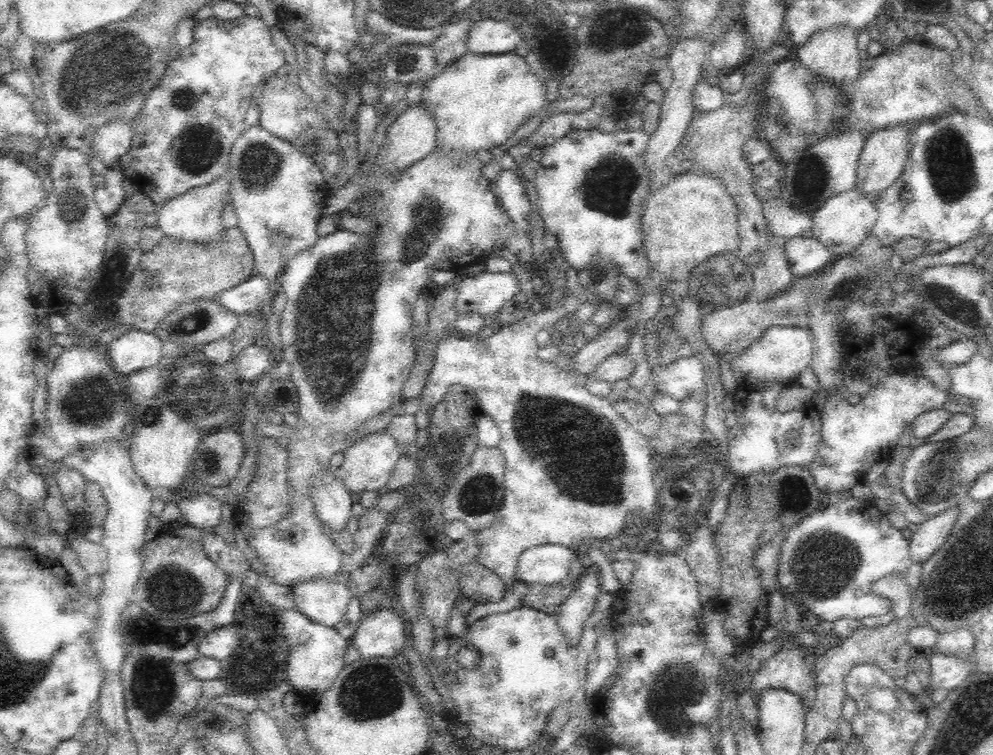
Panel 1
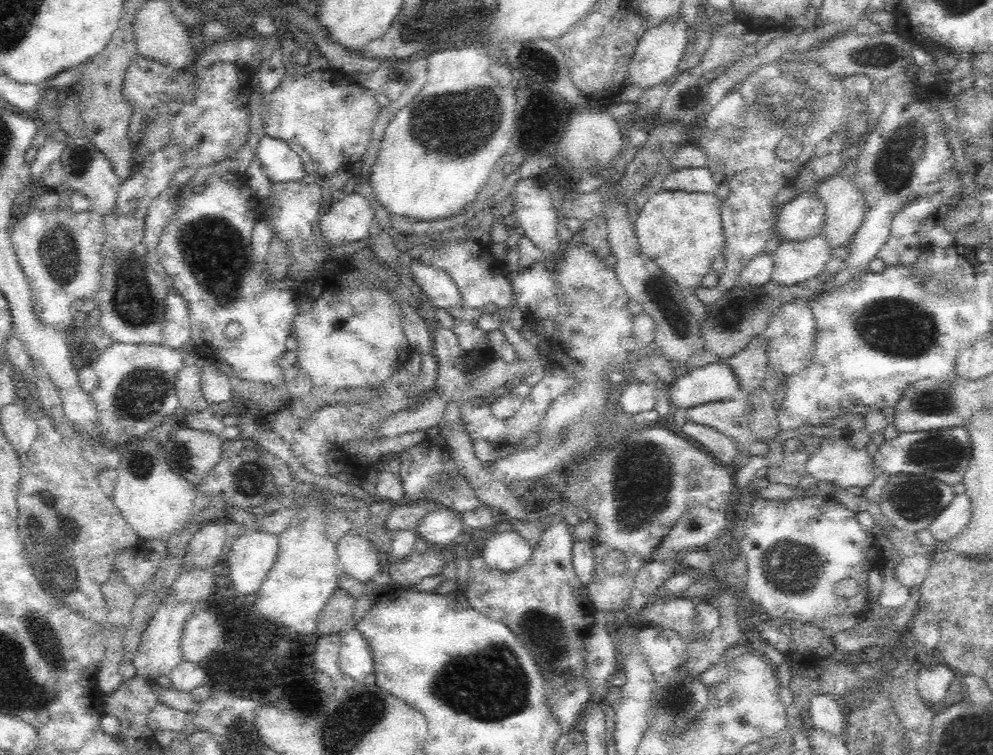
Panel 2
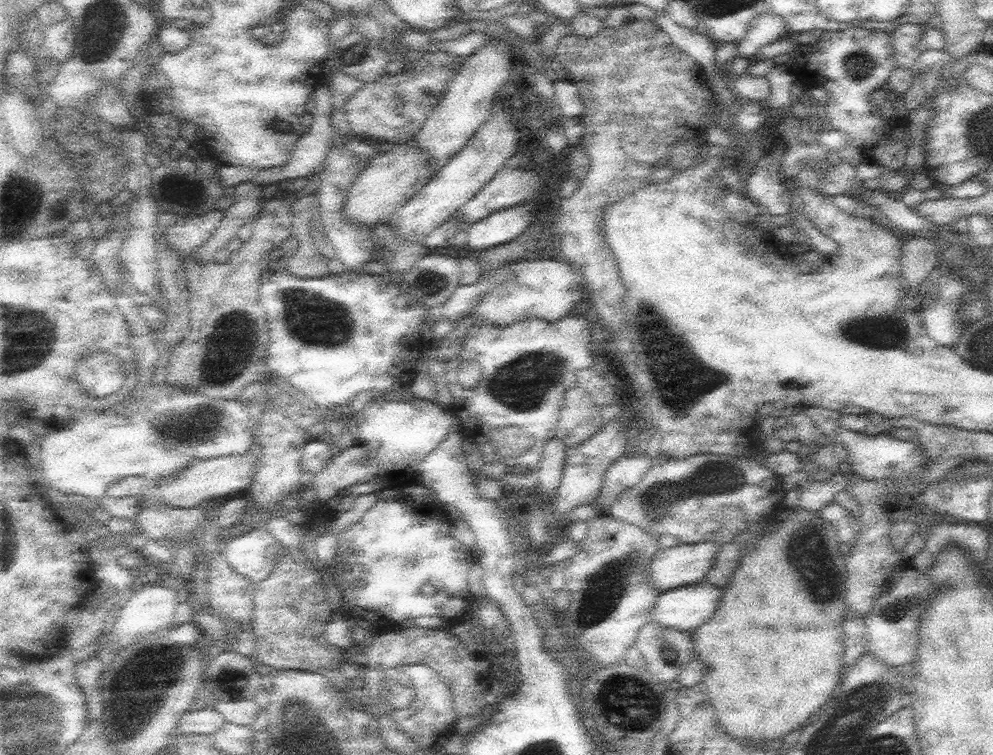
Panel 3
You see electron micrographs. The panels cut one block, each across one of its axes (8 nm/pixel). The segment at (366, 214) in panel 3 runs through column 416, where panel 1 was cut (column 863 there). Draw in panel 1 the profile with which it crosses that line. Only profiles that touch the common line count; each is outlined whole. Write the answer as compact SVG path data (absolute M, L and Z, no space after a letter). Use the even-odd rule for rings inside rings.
M899 124L871 132L862 148L856 168L854 187L874 198L898 180L908 160L908 136L912 125Z

